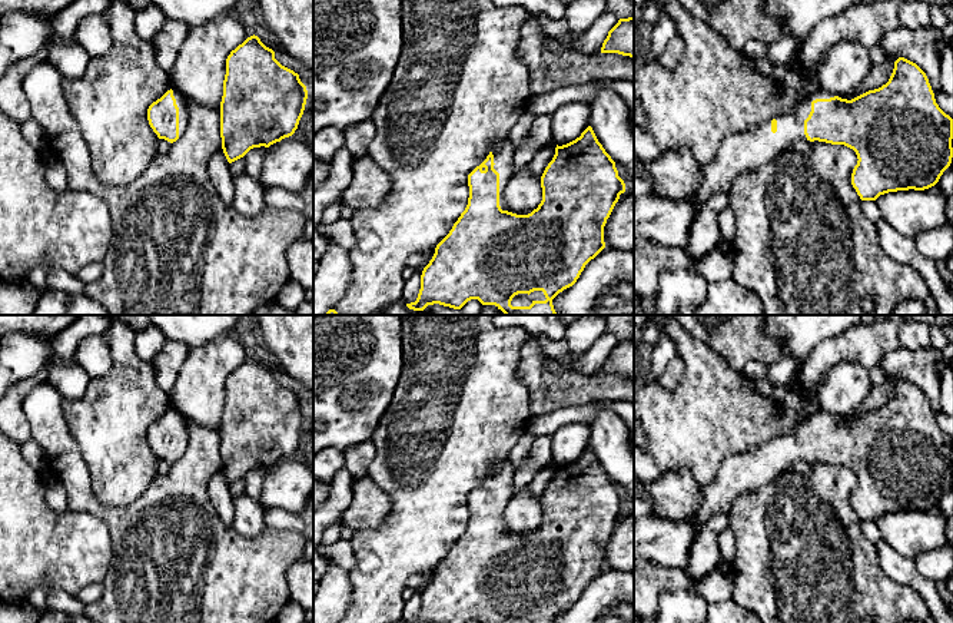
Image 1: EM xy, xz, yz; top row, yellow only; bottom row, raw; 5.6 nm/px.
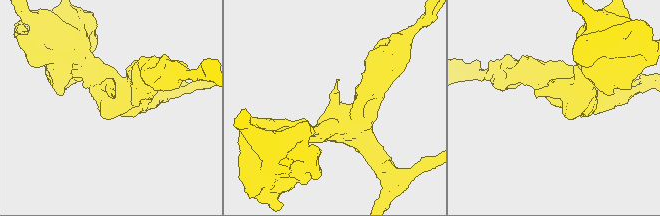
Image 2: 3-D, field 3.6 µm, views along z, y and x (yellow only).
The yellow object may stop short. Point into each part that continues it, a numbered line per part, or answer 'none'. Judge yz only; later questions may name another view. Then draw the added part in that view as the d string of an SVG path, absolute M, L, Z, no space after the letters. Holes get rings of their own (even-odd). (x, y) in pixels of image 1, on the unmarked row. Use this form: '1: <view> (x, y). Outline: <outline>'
1: yz (741, 473). Outline: M817 410L793 431L774 438L777 441L776 454L771 453L773 440L770 440L751 453L727 457L714 480L703 487L700 508L684 518L694 527L704 528L711 514L728 514L738 496L761 488L796 461L807 461L804 441L811 433L811 422L834 417L846 420L846 417Z

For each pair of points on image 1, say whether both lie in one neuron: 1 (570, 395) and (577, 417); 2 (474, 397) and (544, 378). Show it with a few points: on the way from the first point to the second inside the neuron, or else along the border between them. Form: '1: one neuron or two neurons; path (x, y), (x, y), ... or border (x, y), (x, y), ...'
1: two neurons; border (595, 401), (564, 406), (543, 414)
2: two neurons; border (520, 350), (517, 377), (528, 391), (533, 414)

